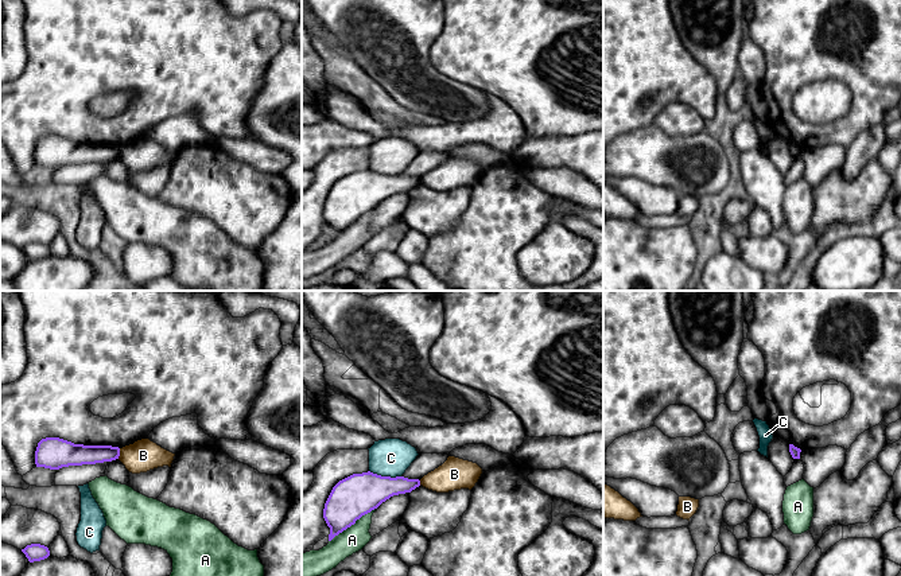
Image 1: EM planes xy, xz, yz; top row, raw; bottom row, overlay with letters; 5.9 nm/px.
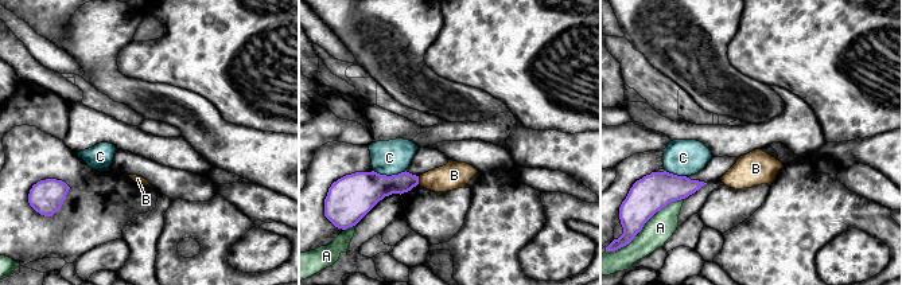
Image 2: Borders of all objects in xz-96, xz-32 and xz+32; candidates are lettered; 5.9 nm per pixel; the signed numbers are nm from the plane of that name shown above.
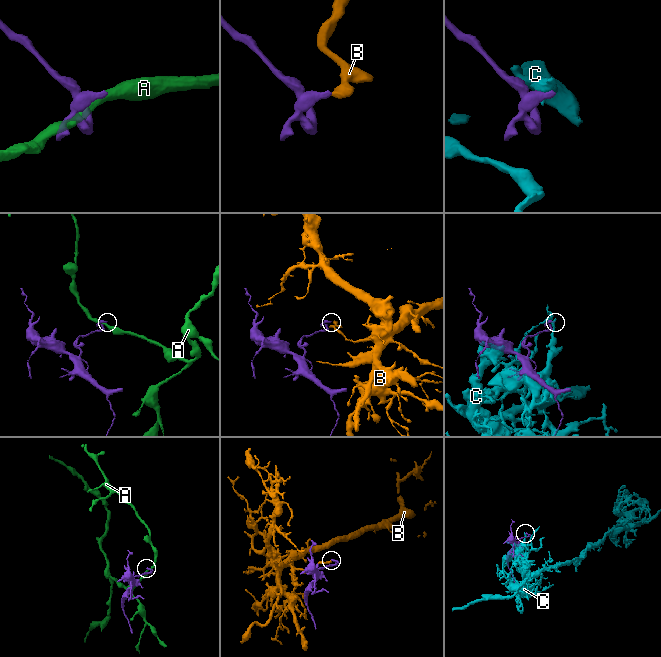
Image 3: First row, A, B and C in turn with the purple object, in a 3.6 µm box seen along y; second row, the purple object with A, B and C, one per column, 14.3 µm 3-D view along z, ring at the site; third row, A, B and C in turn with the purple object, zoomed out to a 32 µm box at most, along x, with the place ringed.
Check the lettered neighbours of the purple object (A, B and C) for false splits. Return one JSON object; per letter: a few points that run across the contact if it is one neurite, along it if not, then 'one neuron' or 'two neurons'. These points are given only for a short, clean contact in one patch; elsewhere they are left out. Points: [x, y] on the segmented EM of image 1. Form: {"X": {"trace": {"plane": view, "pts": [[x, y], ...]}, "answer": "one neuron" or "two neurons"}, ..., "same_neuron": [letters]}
{"A": {"answer": "two neurons"}, "B": {"trace": {"plane": "xy", "pts": [[120, 448], [117, 458]]}, "answer": "two neurons"}, "C": {"answer": "two neurons"}, "same_neuron": []}

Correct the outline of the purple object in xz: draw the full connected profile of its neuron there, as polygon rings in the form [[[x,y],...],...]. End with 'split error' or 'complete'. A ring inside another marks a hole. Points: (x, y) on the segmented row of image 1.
[[[370,471],[339,480],[323,509],[323,518],[330,528],[329,541],[391,497],[411,493],[419,486],[419,479],[381,476]]]; complete

